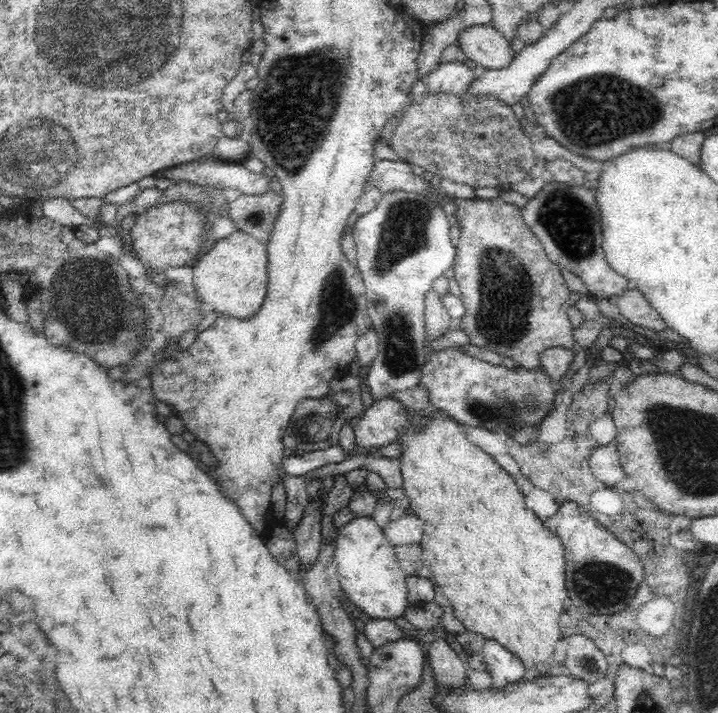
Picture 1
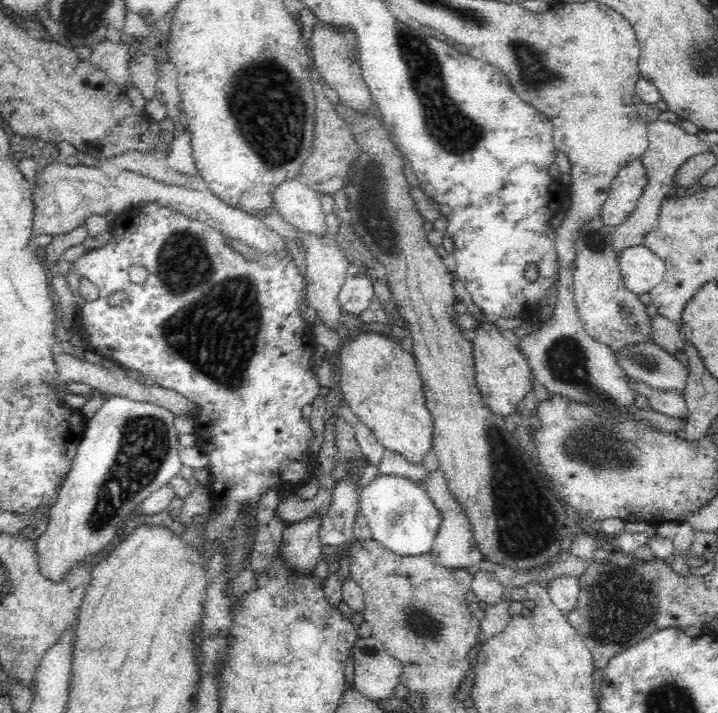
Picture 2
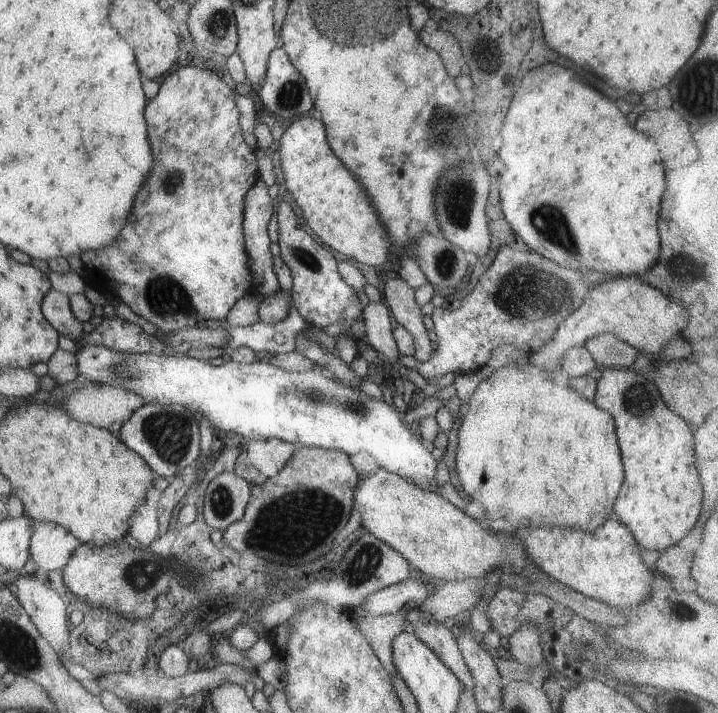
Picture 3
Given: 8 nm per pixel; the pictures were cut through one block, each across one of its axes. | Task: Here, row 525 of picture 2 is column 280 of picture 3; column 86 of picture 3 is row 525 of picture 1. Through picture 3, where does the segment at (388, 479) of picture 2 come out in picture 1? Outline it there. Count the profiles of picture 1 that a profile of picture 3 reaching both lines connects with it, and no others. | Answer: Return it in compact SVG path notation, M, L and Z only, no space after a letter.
M356 517L338 530L333 558L337 565L341 592L345 592L363 614L370 619L386 620L403 616L407 605L407 575L402 571L383 529L372 517Z

